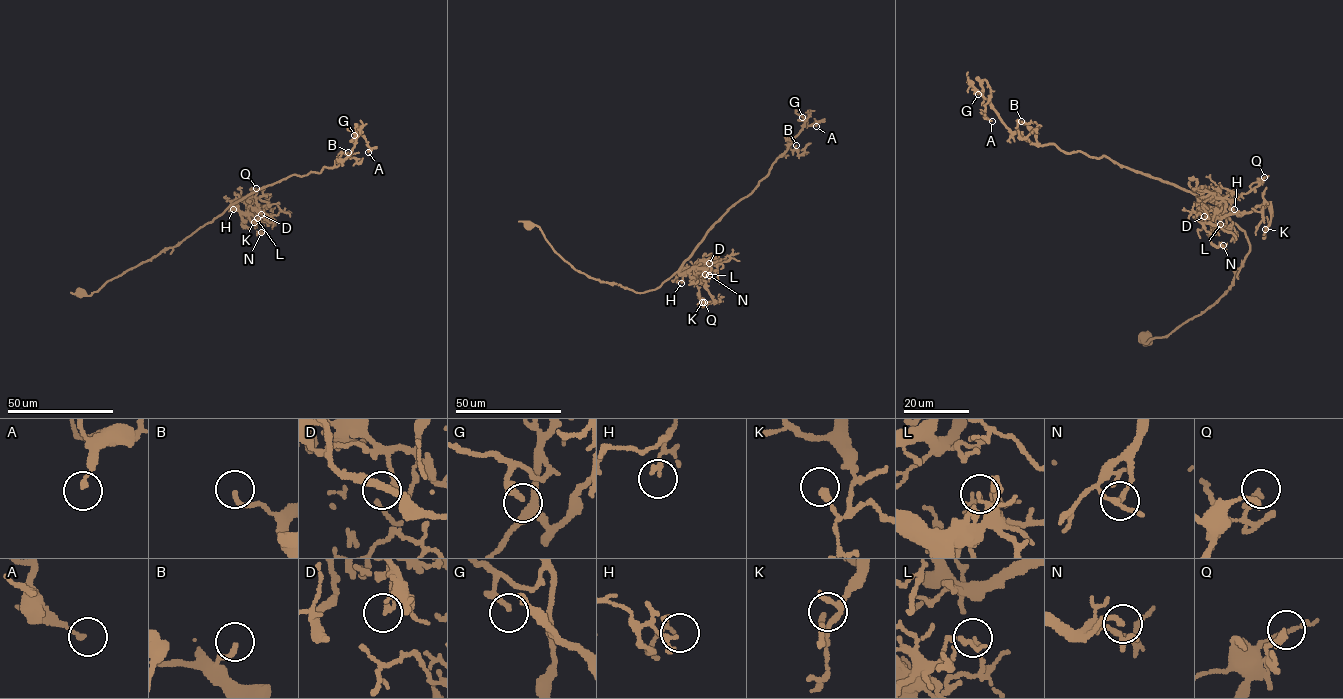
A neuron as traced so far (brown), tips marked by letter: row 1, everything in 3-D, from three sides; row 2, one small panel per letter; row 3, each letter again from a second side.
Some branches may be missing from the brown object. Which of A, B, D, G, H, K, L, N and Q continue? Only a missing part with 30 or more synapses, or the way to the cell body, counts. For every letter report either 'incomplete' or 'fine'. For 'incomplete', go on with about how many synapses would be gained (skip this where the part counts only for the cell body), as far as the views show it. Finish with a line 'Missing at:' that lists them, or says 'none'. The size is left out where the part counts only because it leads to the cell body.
A: fine
B: fine
D: fine
G: fine
H: fine
K: fine
L: fine
N: fine
Q: fine
Missing at: none

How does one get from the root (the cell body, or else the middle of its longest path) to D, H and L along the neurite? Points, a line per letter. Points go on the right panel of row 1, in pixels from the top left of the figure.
D: (1146, 339), (1164, 337), (1210, 308), (1249, 252), (1245, 233), (1219, 204), (1214, 216), (1208, 208), (1204, 216)
H: (1146, 339), (1144, 343), (1168, 335), (1229, 289), (1249, 252), (1245, 233), (1217, 205), (1234, 209)
L: (1146, 339), (1168, 335), (1232, 284), (1249, 244), (1218, 204), (1211, 228), (1220, 224)

